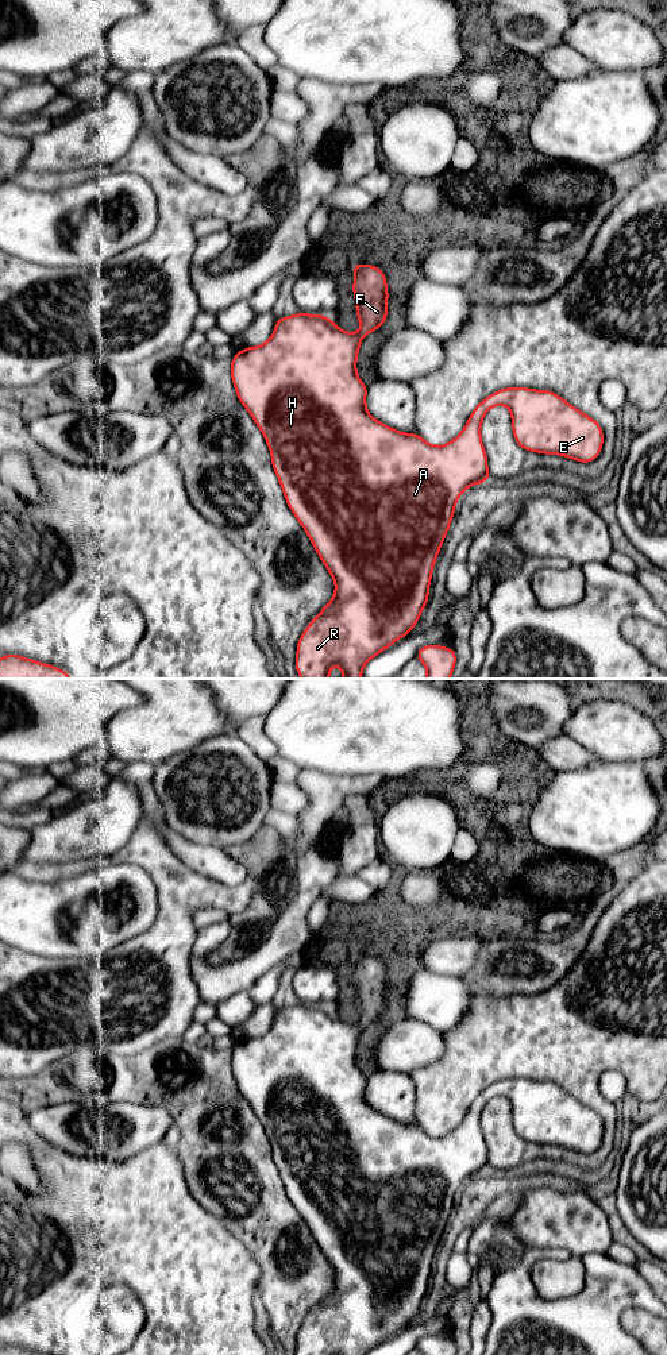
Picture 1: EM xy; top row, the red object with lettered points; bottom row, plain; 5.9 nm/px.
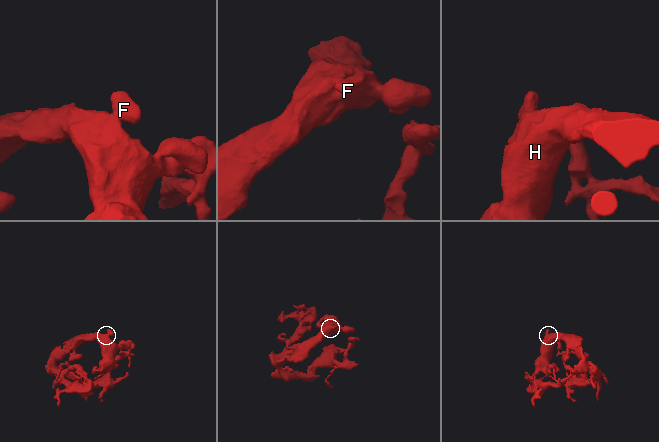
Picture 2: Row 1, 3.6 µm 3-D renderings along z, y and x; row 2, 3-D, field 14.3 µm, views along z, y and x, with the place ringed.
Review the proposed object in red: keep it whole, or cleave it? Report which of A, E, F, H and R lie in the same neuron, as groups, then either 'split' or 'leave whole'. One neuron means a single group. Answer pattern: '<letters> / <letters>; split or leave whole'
A E F H R; leave whole

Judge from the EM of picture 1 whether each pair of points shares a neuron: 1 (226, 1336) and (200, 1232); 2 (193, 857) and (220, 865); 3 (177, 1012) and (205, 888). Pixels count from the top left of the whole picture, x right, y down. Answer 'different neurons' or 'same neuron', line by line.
1: same neuron
2: same neuron
3: same neuron

